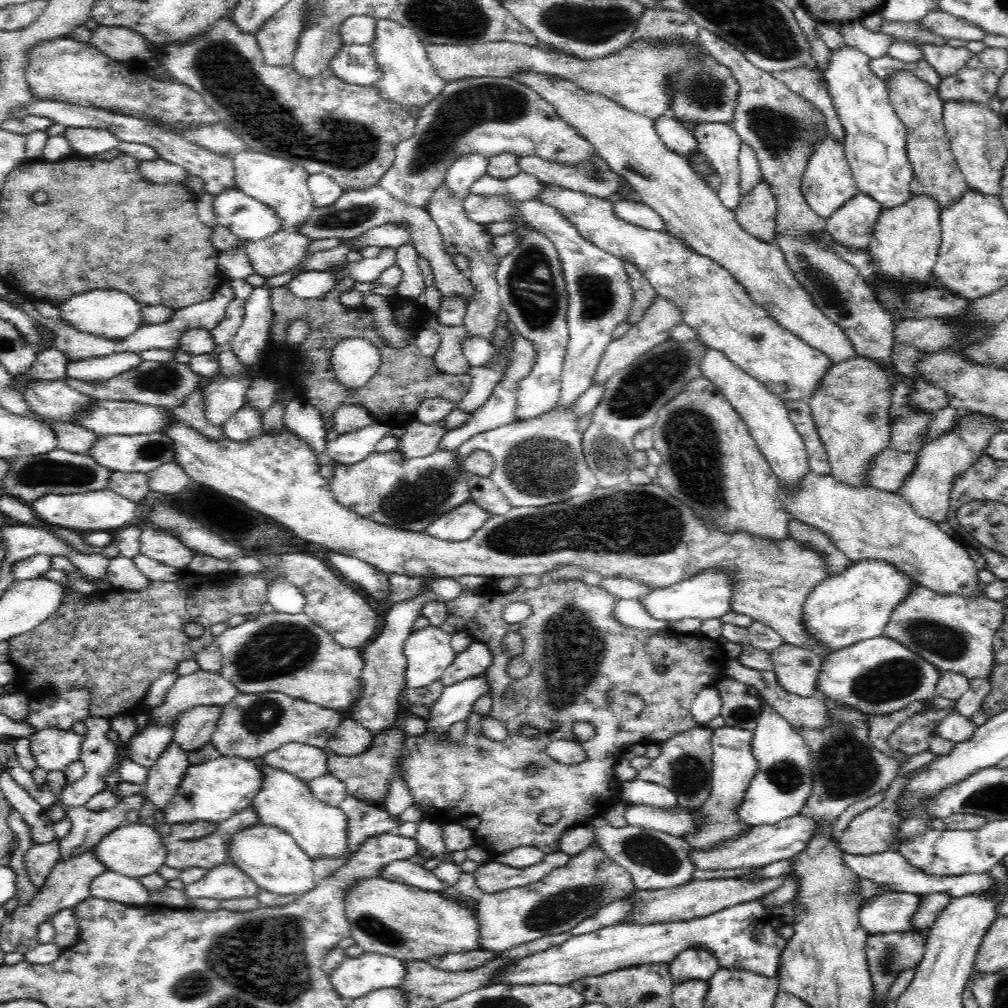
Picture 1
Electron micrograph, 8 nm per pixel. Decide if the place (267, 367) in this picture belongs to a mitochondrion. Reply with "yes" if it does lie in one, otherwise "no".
no

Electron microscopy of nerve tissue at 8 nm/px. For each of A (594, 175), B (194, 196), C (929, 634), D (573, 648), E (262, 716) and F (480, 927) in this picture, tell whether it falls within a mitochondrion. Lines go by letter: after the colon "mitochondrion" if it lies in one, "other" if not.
A: mitochondrion
B: other
C: mitochondrion
D: mitochondrion
E: mitochondrion
F: other

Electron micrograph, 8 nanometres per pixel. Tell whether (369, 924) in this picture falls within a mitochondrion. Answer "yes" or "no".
yes

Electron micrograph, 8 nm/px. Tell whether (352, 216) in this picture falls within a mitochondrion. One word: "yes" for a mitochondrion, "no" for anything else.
yes

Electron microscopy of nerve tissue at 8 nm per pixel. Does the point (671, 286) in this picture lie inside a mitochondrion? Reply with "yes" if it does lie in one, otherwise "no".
no

